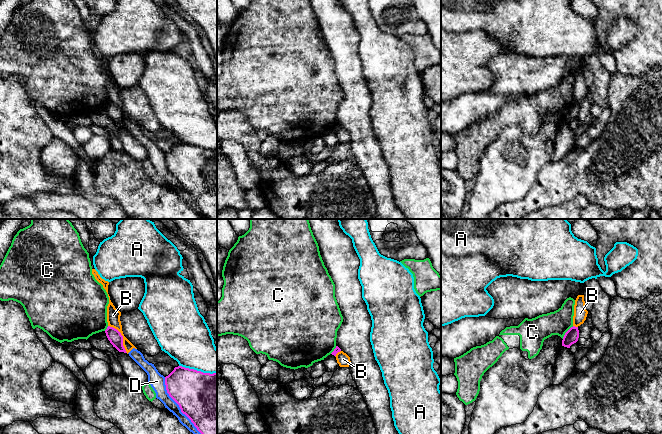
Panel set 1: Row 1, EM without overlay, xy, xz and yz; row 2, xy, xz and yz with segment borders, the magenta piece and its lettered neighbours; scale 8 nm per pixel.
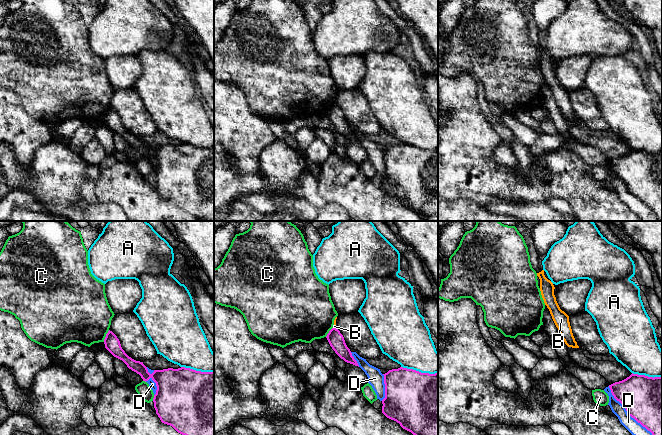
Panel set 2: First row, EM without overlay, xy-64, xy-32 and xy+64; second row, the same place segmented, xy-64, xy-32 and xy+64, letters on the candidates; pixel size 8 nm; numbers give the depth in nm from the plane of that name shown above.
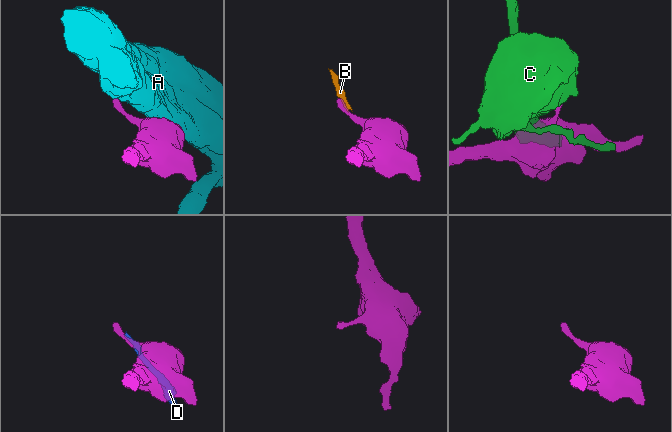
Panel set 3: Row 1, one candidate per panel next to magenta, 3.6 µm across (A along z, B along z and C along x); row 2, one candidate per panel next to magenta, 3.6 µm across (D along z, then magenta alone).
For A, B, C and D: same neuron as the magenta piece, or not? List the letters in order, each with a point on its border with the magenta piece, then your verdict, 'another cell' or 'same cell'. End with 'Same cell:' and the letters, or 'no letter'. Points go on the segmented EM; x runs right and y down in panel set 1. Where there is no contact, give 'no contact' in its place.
A: xy (198, 371) | another cell
B: xy (122, 337) | another cell
C: yz (566, 332) | another cell
D: xy (178, 404) | another cell
Same cell: no letter

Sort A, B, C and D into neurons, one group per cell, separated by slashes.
A / B D / C

